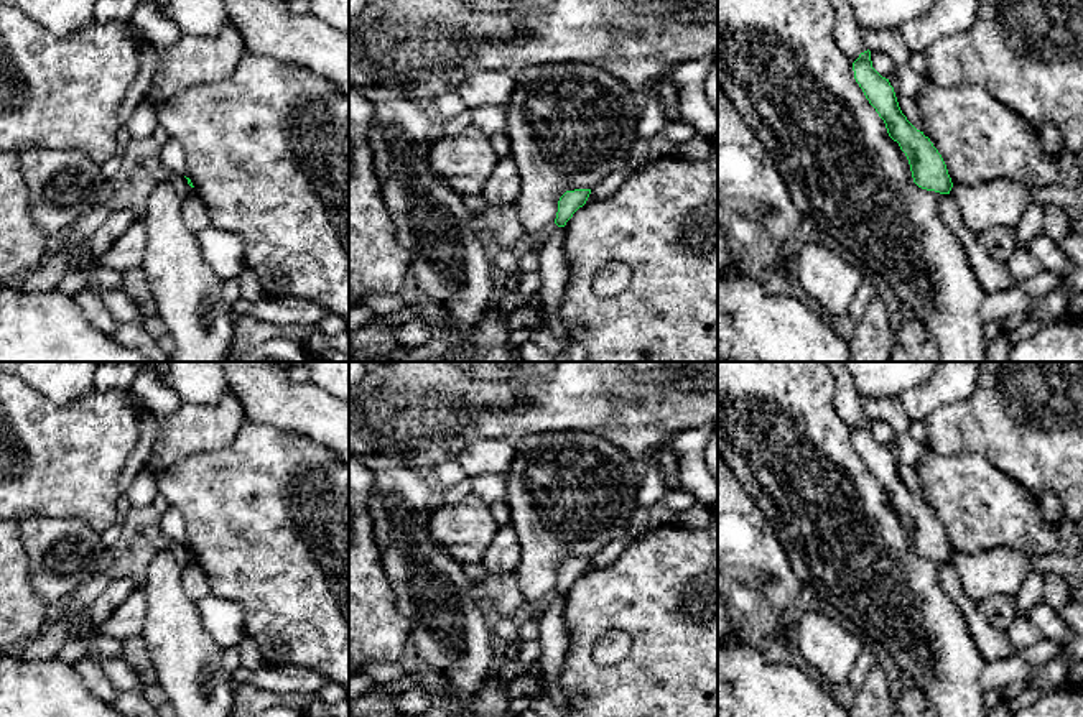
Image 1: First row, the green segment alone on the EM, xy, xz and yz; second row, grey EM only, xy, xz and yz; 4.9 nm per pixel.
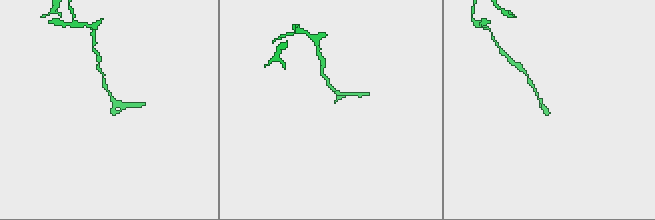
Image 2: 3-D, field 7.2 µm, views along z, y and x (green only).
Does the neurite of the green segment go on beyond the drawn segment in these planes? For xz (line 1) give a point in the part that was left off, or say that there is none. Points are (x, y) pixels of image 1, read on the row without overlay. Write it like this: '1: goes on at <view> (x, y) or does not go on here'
1: does not go on here

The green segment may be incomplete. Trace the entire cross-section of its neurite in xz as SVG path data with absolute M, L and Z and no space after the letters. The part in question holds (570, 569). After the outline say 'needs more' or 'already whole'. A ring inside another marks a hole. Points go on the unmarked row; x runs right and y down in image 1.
M591 557L566 559L558 569L558 581L555 592L558 595L565 595L566 590L573 585L573 582L586 572L589 562Z; already whole

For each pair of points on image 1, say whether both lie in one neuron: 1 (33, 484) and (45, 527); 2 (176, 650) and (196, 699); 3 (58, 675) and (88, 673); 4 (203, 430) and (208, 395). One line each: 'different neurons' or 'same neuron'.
1: different neurons
2: same neuron
3: different neurons
4: different neurons

